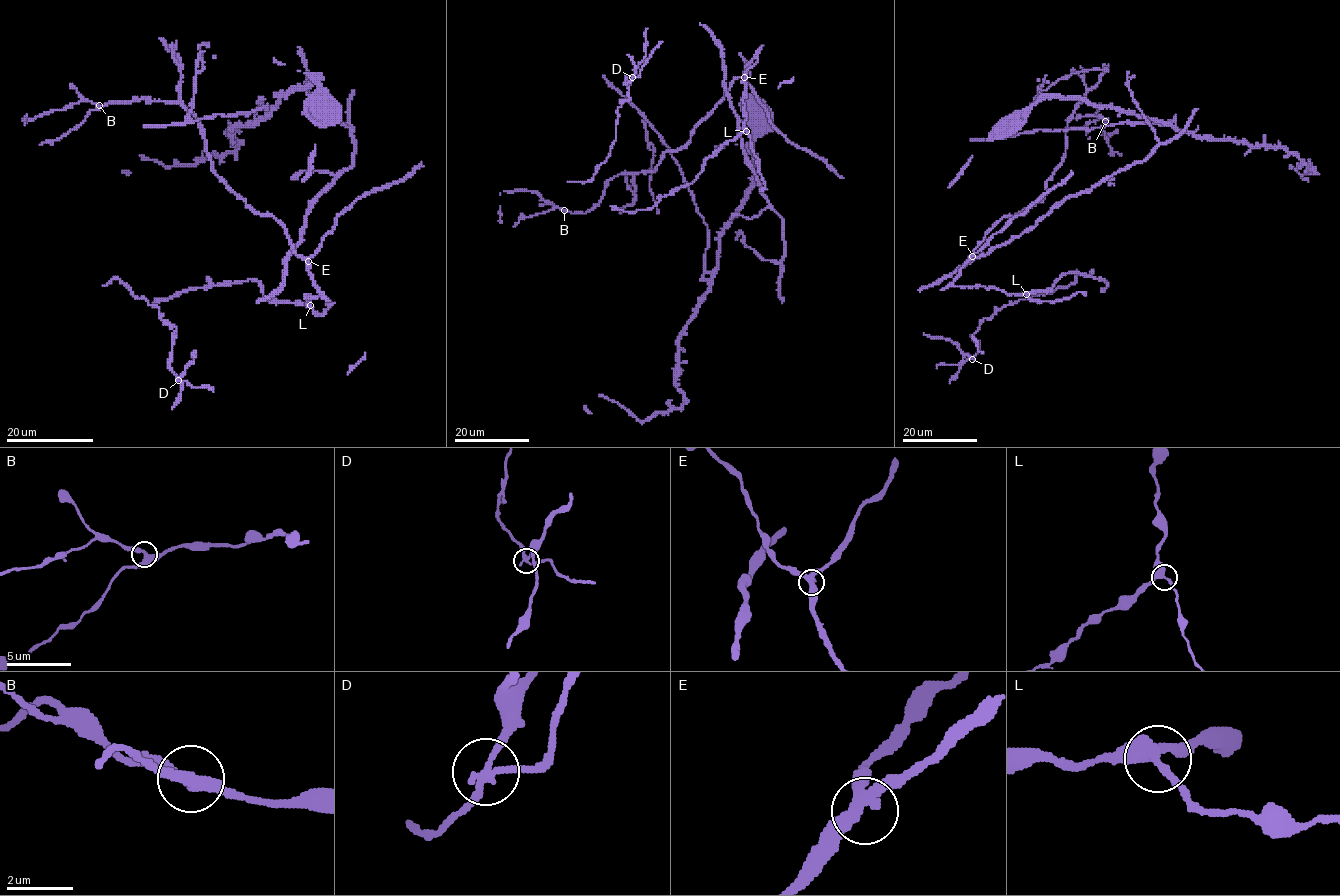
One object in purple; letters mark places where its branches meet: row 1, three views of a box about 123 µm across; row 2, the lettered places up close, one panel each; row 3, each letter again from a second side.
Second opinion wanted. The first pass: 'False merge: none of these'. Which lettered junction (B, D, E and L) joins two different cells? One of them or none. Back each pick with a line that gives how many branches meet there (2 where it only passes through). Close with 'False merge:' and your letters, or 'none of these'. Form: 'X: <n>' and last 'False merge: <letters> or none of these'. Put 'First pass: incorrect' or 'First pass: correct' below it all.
D: 3
False merge: D
First pass: incorrect

